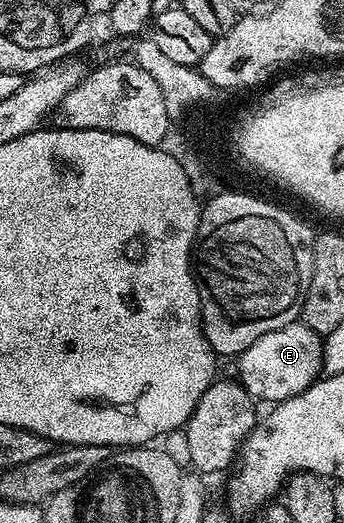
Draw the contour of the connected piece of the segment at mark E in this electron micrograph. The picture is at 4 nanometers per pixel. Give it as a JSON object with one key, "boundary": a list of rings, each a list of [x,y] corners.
{"boundary":[[[296,321],[281,329],[273,329],[273,333],[265,333],[265,337],[257,337],[249,349],[238,356],[238,382],[250,393],[252,399],[274,405],[294,395],[300,395],[306,387],[310,387],[316,379],[324,374],[323,349],[324,336],[318,335],[307,323]]]}

